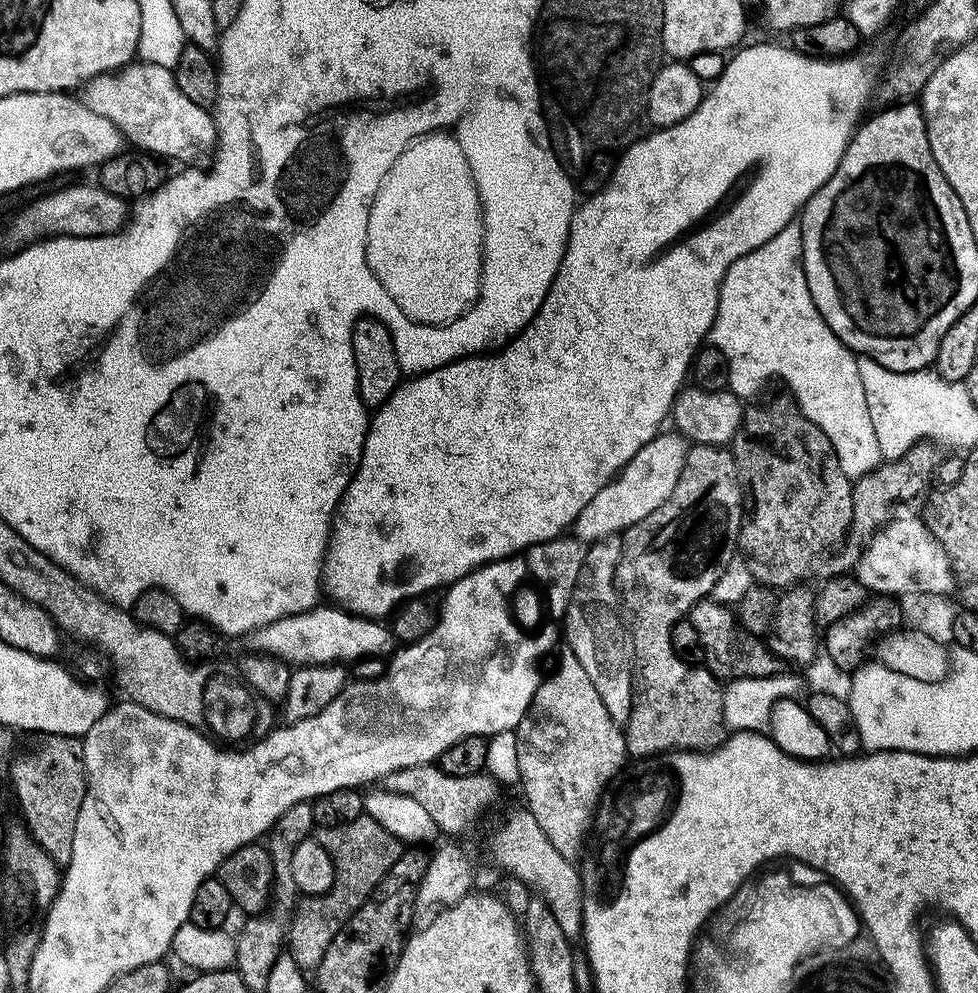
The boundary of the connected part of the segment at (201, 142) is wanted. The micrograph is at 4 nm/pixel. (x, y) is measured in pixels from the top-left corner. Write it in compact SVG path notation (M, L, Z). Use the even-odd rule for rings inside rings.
M133 62L117 71L115 74L95 76L93 80L83 85L82 99L84 104L108 118L121 132L123 139L130 145L137 144L139 151L151 154L156 158L169 156L172 160L188 160L184 162L200 162L204 155L211 153L216 147L216 121L213 113L207 108L198 106L178 90L175 71L163 68L157 64Z

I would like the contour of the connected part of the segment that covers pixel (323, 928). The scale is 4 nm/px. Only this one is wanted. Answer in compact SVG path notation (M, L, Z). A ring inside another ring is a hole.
M366 814L342 826L316 828L314 838L323 846L326 854L330 854L334 882L330 890L323 892L321 896L304 896L296 904L287 925L287 951L294 958L294 962L298 962L298 966L305 970L319 968L322 954L326 954L326 946L334 942L334 934L338 934L344 923L369 900L376 884L382 882L390 866L398 862L402 851L402 841L390 834L386 826L374 822L374 818Z

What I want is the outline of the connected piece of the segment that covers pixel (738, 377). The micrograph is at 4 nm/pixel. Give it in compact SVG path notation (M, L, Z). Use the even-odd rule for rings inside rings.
M793 222L786 225L782 230L778 230L778 234L774 234L774 238L770 238L770 242L766 242L762 246L758 246L754 250L750 250L744 256L738 257L731 266L726 270L724 281L720 287L718 294L718 310L716 317L712 323L712 331L710 333L711 347L722 350L722 354L728 363L728 387L727 391L734 393L741 398L756 398L761 395L760 391L767 386L771 380L785 380L788 383L787 391L790 393L791 399L796 401L796 406L801 414L806 418L810 418L810 422L814 422L814 426L818 426L822 430L822 434L826 434L826 438L830 438L830 442L836 451L838 462L842 466L842 470L848 475L849 480L855 482L868 472L872 472L875 468L880 467L882 457L880 454L877 435L874 434L873 423L870 420L869 407L866 406L866 390L862 390L862 378L858 378L858 356L851 348L840 341L834 334L834 330L830 330L825 313L820 312L820 308L816 305L816 300L812 297L812 292L808 289L808 276L804 273L804 232L799 228L799 223Z

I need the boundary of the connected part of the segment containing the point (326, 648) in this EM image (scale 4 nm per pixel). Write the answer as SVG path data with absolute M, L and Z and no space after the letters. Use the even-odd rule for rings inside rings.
M317 606L308 612L276 619L256 629L250 636L255 647L253 649L265 655L277 655L296 666L341 662L348 664L366 656L384 658L395 651L398 641L391 627L381 621L350 613L341 607L331 607Z

